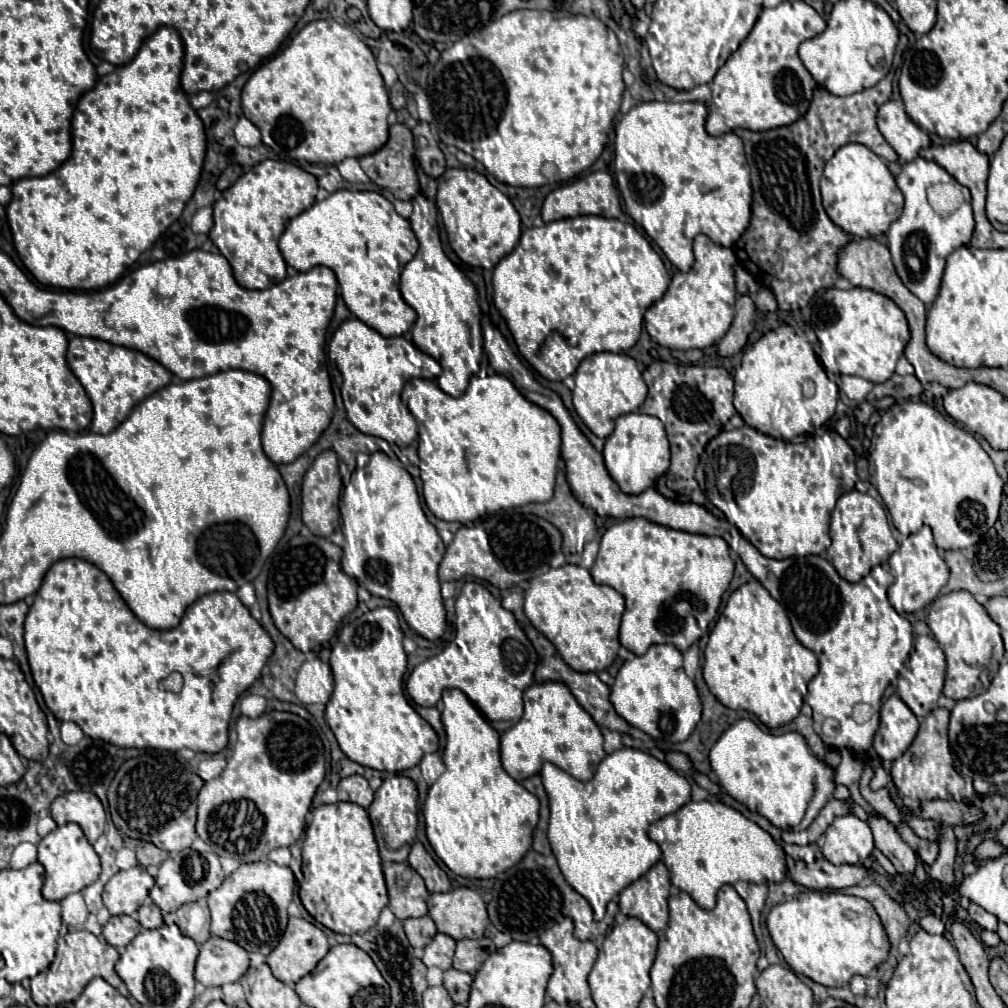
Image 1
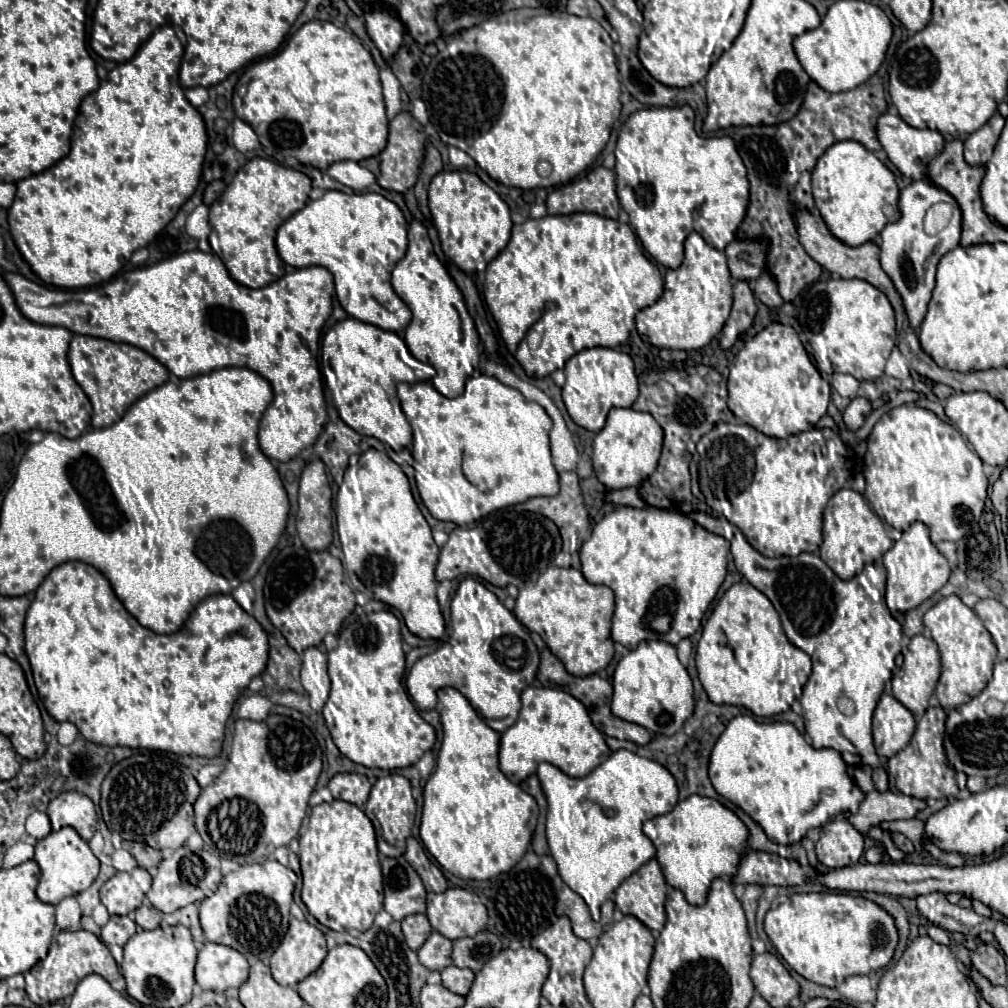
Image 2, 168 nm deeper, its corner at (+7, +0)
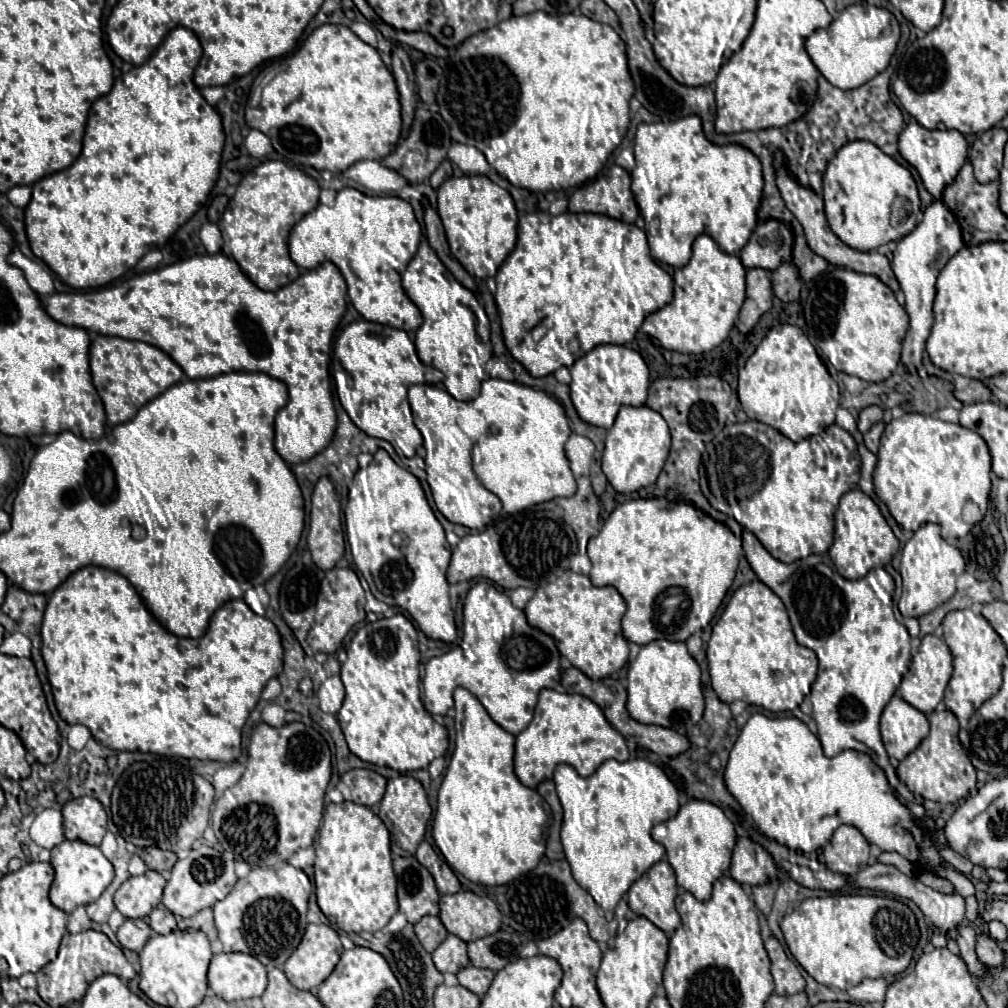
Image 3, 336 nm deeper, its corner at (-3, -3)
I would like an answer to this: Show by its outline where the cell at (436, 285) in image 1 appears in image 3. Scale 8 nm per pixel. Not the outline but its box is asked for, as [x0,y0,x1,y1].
[402,240,492,400]

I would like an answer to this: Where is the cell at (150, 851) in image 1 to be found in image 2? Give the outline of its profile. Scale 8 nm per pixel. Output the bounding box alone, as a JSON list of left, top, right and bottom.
[124,841,162,869]

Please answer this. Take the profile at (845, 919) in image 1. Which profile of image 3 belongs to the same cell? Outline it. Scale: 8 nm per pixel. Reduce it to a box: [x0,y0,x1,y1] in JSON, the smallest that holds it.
[780,894,918,990]

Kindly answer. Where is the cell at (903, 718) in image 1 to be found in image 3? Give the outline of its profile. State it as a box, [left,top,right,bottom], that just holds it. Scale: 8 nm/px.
[880,696,928,760]

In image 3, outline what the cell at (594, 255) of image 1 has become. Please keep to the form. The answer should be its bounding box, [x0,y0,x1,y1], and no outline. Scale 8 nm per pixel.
[494,212,674,378]

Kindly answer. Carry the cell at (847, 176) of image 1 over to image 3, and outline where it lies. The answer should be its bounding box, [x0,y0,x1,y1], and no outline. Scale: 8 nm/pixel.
[824,140,922,252]

